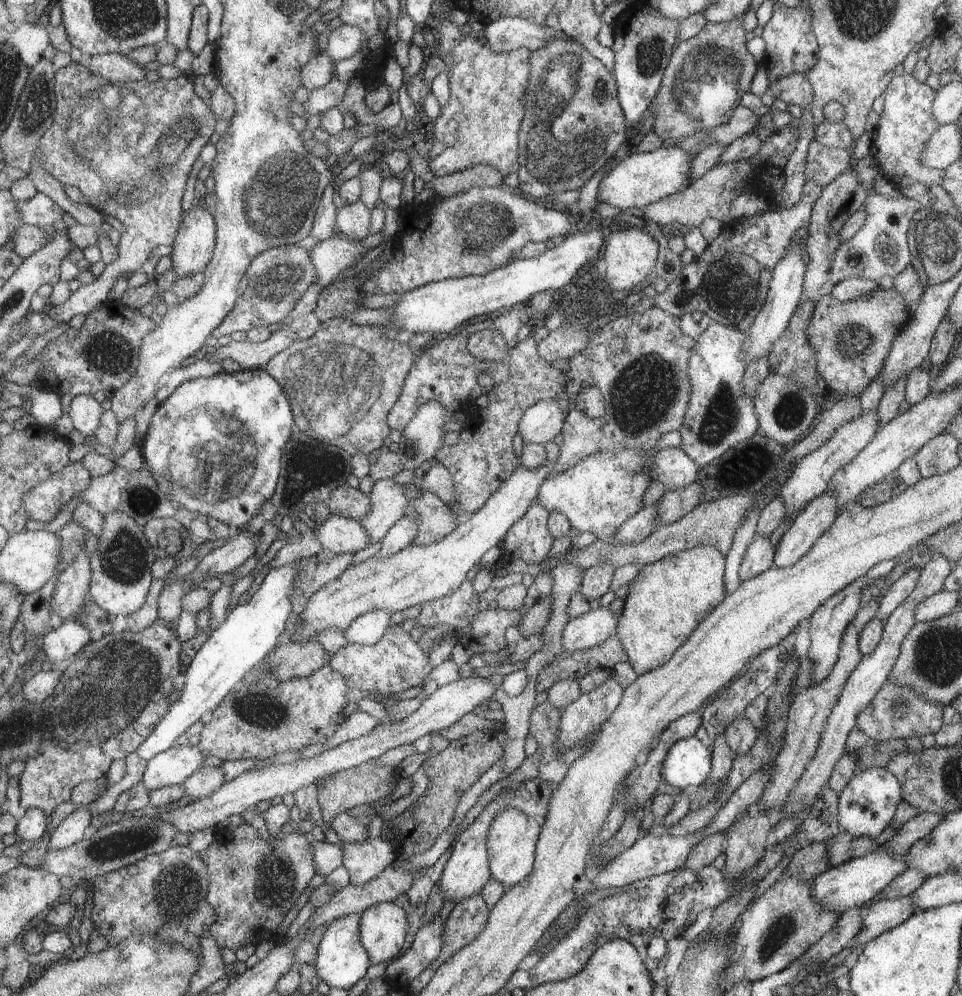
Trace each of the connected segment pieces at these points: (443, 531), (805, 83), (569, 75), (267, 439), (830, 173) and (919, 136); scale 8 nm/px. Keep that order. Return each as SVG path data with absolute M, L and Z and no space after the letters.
M425 490L422 492L420 498L412 499L408 503L406 514L409 517L416 517L419 520L417 535L413 542L414 545L431 545L432 543L441 541L459 525L455 510L441 498L438 498L436 494Z
M792 73L770 84L774 99L784 100L788 105L810 108L813 101L813 88L804 73Z
M558 38L548 46L532 51L531 57L532 74L526 115L519 134L518 192L532 198L544 198L554 192L579 190L596 170L606 165L626 140L627 118L624 118L621 104L618 104L619 98L616 98L614 76L603 61L592 56L580 42Z
M241 370L240 372L233 372L231 374L216 374L216 376L210 376L210 378L198 378L184 382L179 388L176 388L169 398L166 398L163 402L158 403L158 408L150 420L150 425L145 432L145 439L141 446L141 454L143 455L148 470L154 477L162 475L172 482L173 497L168 498L178 506L201 515L214 517L229 525L236 526L236 528L245 528L248 524L255 522L258 510L262 508L262 505L271 500L278 478L280 478L280 464L282 464L282 452L284 452L285 446L288 440L292 436L292 426L294 426L294 418L292 418L292 410L290 410L290 404L282 386L275 377L272 377L266 370Z
M813 140L807 152L805 180L814 181L823 188L853 165L853 159L847 151L828 149Z
M904 73L892 79L885 95L880 122L871 130L873 137L871 155L877 162L879 172L896 185L902 176L906 176L910 182L940 186L945 177L945 169L927 167L921 159L925 144L939 127L933 117L935 90L926 83L918 82L911 74Z

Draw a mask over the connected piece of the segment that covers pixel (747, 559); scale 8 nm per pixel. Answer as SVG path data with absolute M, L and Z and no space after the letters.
M756 534L744 552L739 569L740 581L750 580L772 569L775 567L774 559L775 547L771 544L769 536Z

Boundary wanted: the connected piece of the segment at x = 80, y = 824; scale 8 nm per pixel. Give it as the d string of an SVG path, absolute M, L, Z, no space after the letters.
M88 804L80 805L80 808L67 816L54 831L53 840L47 848L52 851L61 851L86 838L86 827L91 823L92 817L88 810Z

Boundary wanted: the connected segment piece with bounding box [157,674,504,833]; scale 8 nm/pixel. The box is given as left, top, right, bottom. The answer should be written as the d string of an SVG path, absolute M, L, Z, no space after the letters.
M500 674L468 677L438 686L434 693L422 701L421 706L415 712L404 715L404 718L395 724L389 721L382 722L371 733L343 742L333 749L324 750L311 759L298 759L292 764L285 765L269 764L256 772L244 771L237 778L229 783L224 783L203 799L195 800L183 808L172 806L168 812L162 813L157 818L173 824L180 832L195 833L213 828L218 822L226 820L228 816L242 814L244 810L254 807L261 800L272 800L276 796L280 798L286 794L293 794L299 788L310 786L312 783L316 784L331 774L372 762L373 759L378 758L391 748L396 748L401 744L412 744L426 734L432 736L440 730L452 726L464 714L475 712L477 707L484 706L488 702L488 698L500 690L503 678Z

